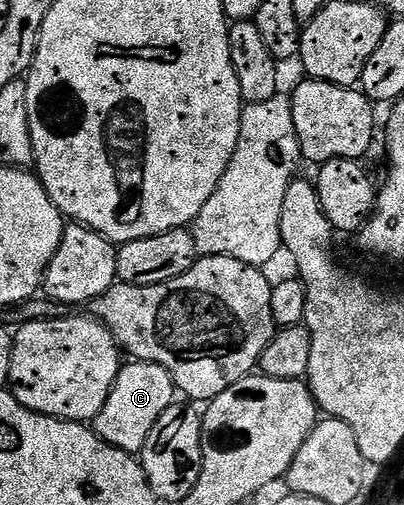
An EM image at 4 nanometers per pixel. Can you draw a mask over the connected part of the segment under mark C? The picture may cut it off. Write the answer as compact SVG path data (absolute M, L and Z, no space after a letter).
M149 361L124 362L105 405L101 405L101 413L93 420L93 430L109 445L138 456L145 449L145 441L149 441L149 433L153 433L153 425L161 421L161 413L176 402L175 395L177 388L169 369Z

